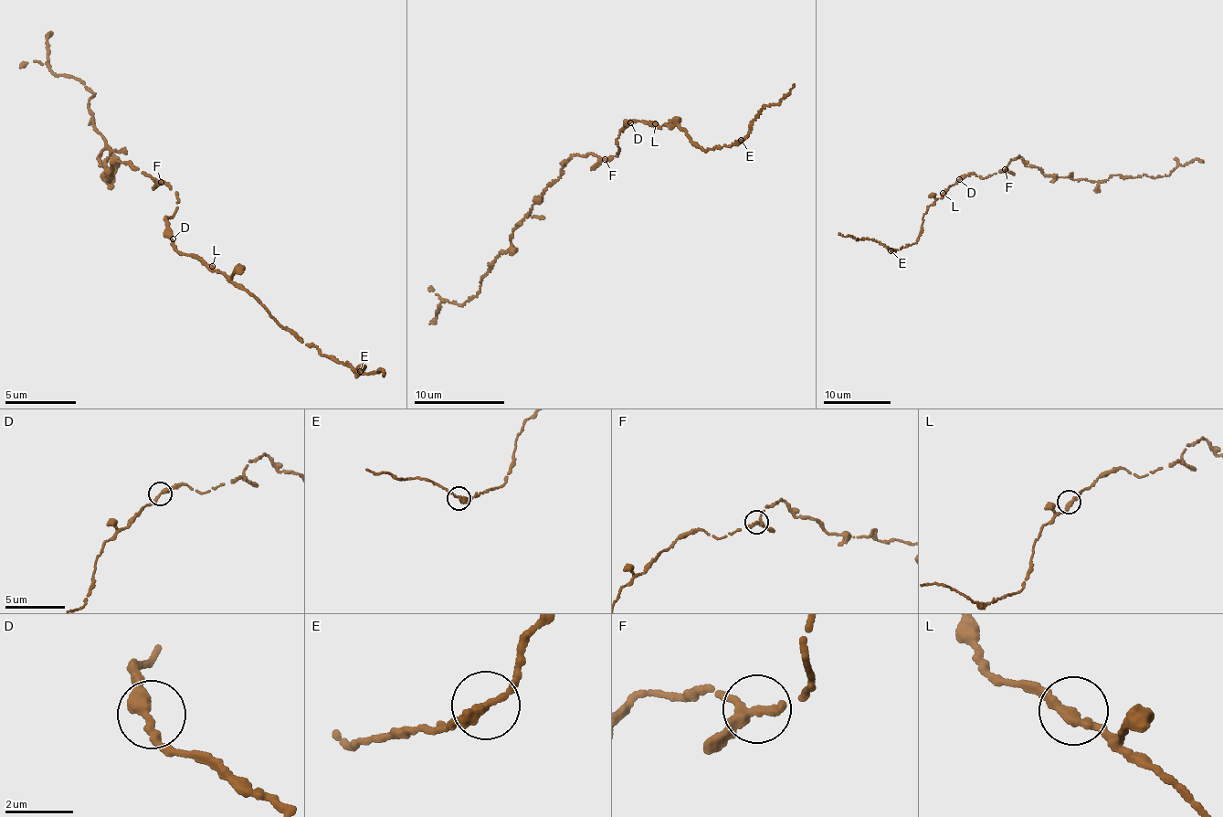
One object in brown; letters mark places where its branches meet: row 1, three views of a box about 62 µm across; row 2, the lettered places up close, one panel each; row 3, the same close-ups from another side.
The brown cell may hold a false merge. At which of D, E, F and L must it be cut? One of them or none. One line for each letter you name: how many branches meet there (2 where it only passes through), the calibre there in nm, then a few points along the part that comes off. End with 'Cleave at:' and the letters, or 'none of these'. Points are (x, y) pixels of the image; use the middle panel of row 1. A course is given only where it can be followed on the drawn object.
Cleave at: none of these

